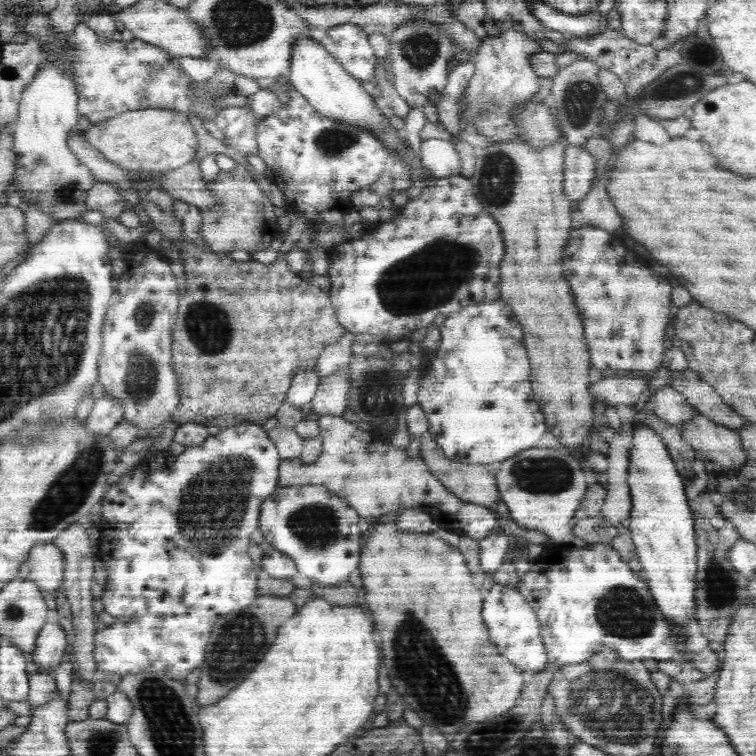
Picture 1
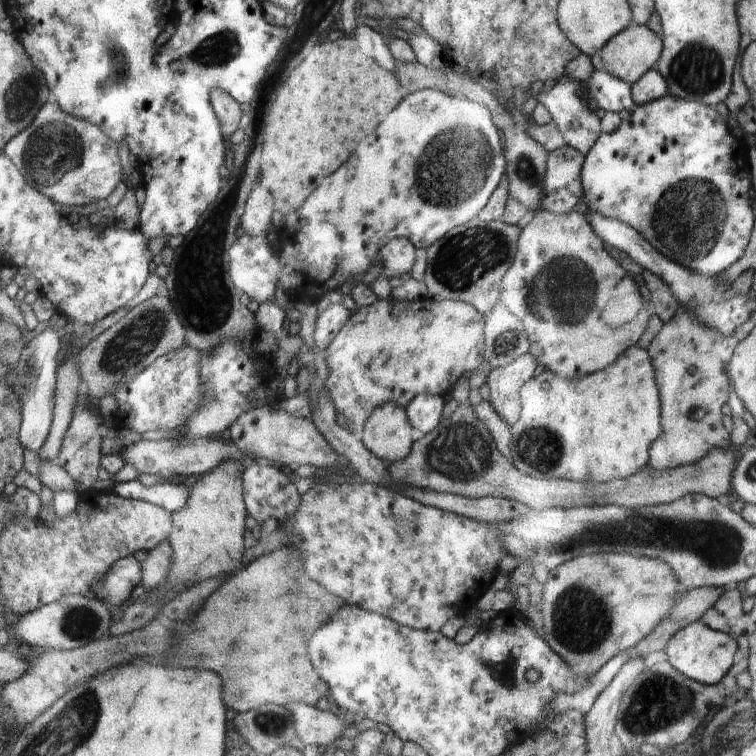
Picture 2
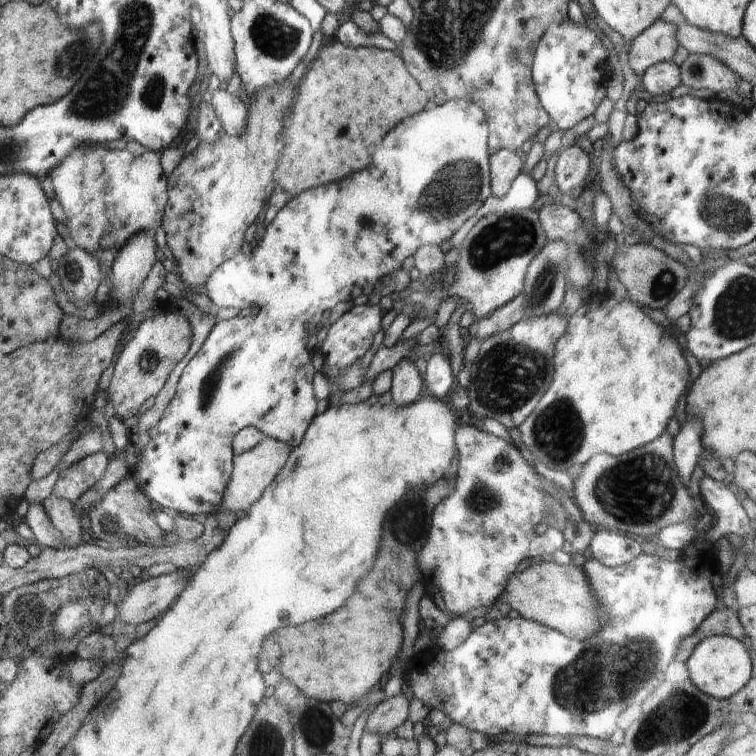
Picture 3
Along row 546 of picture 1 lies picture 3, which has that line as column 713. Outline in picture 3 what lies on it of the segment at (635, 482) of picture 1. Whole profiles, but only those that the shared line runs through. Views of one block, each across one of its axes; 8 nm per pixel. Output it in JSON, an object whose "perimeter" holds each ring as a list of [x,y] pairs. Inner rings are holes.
{"perimeter":[[[715,635],[698,642],[687,661],[690,680],[704,694],[715,698],[730,698],[741,691],[751,681],[754,666],[750,666],[748,650],[736,638],[727,635]]]}

